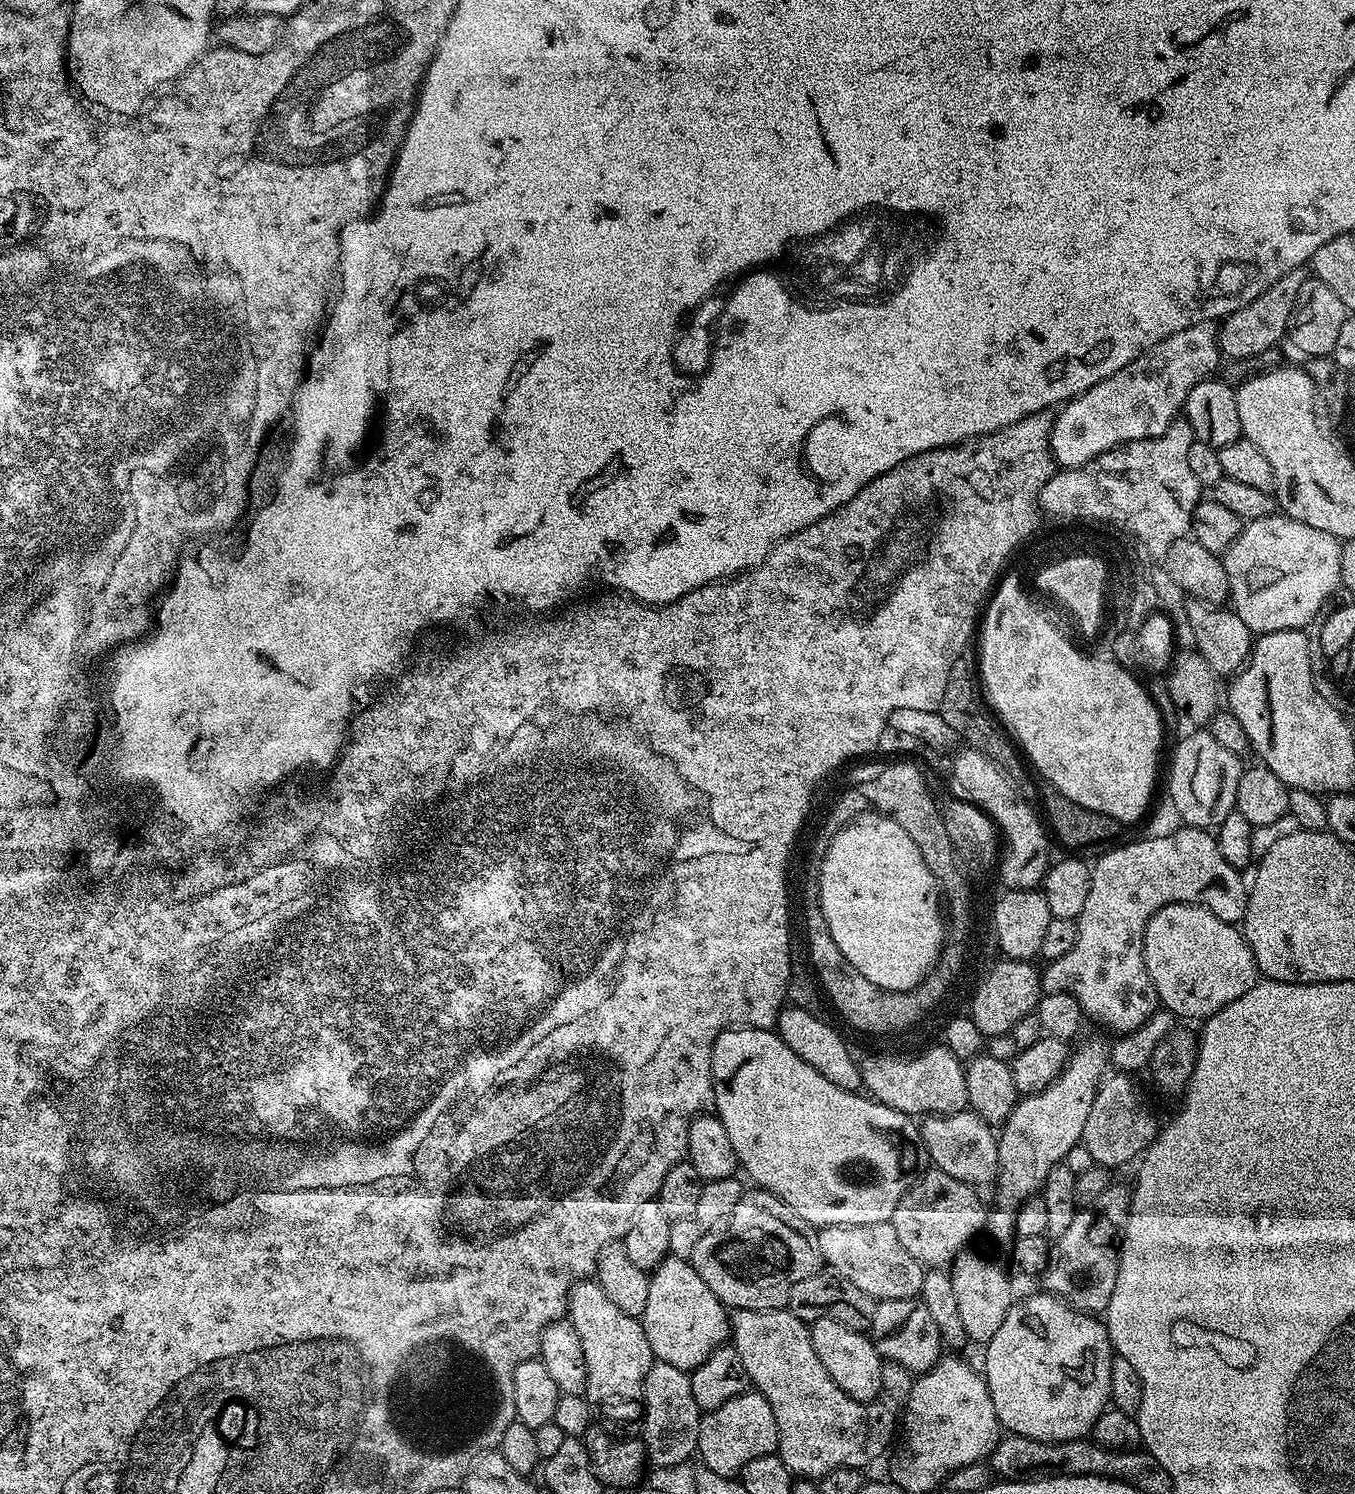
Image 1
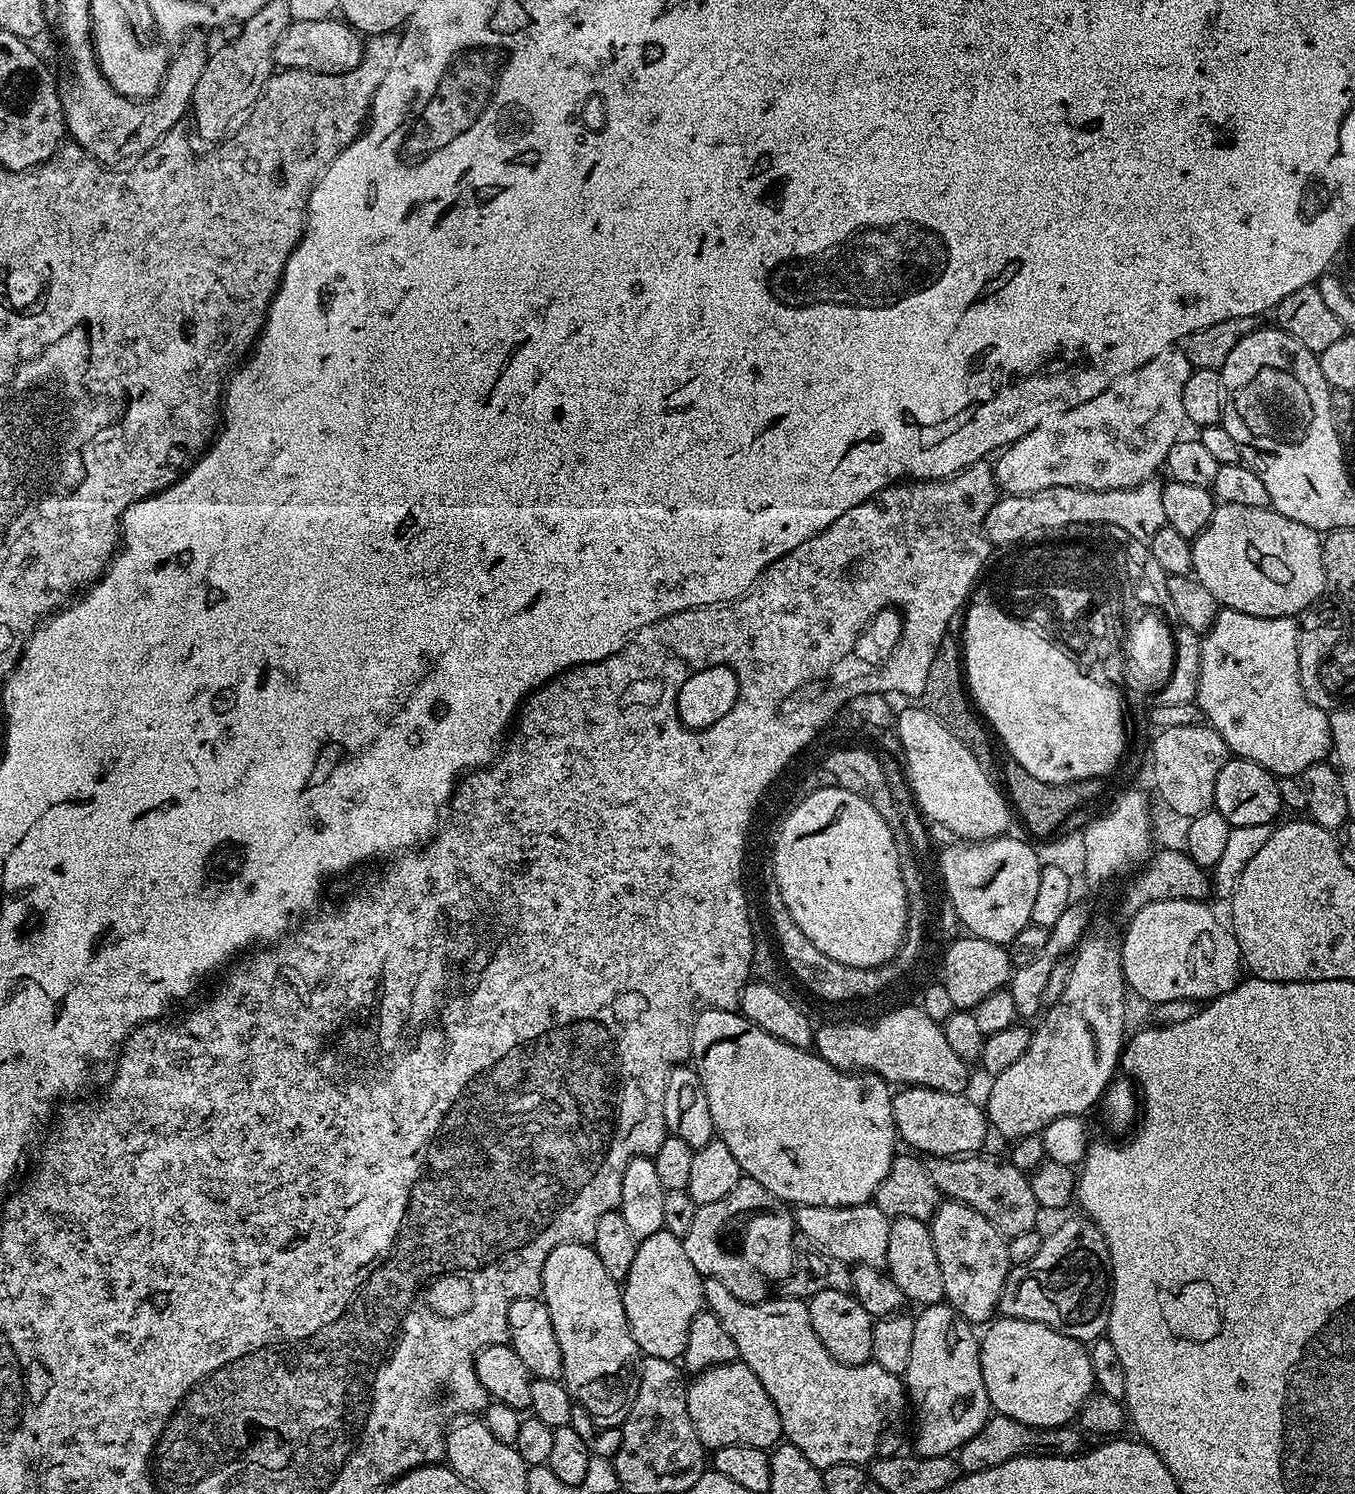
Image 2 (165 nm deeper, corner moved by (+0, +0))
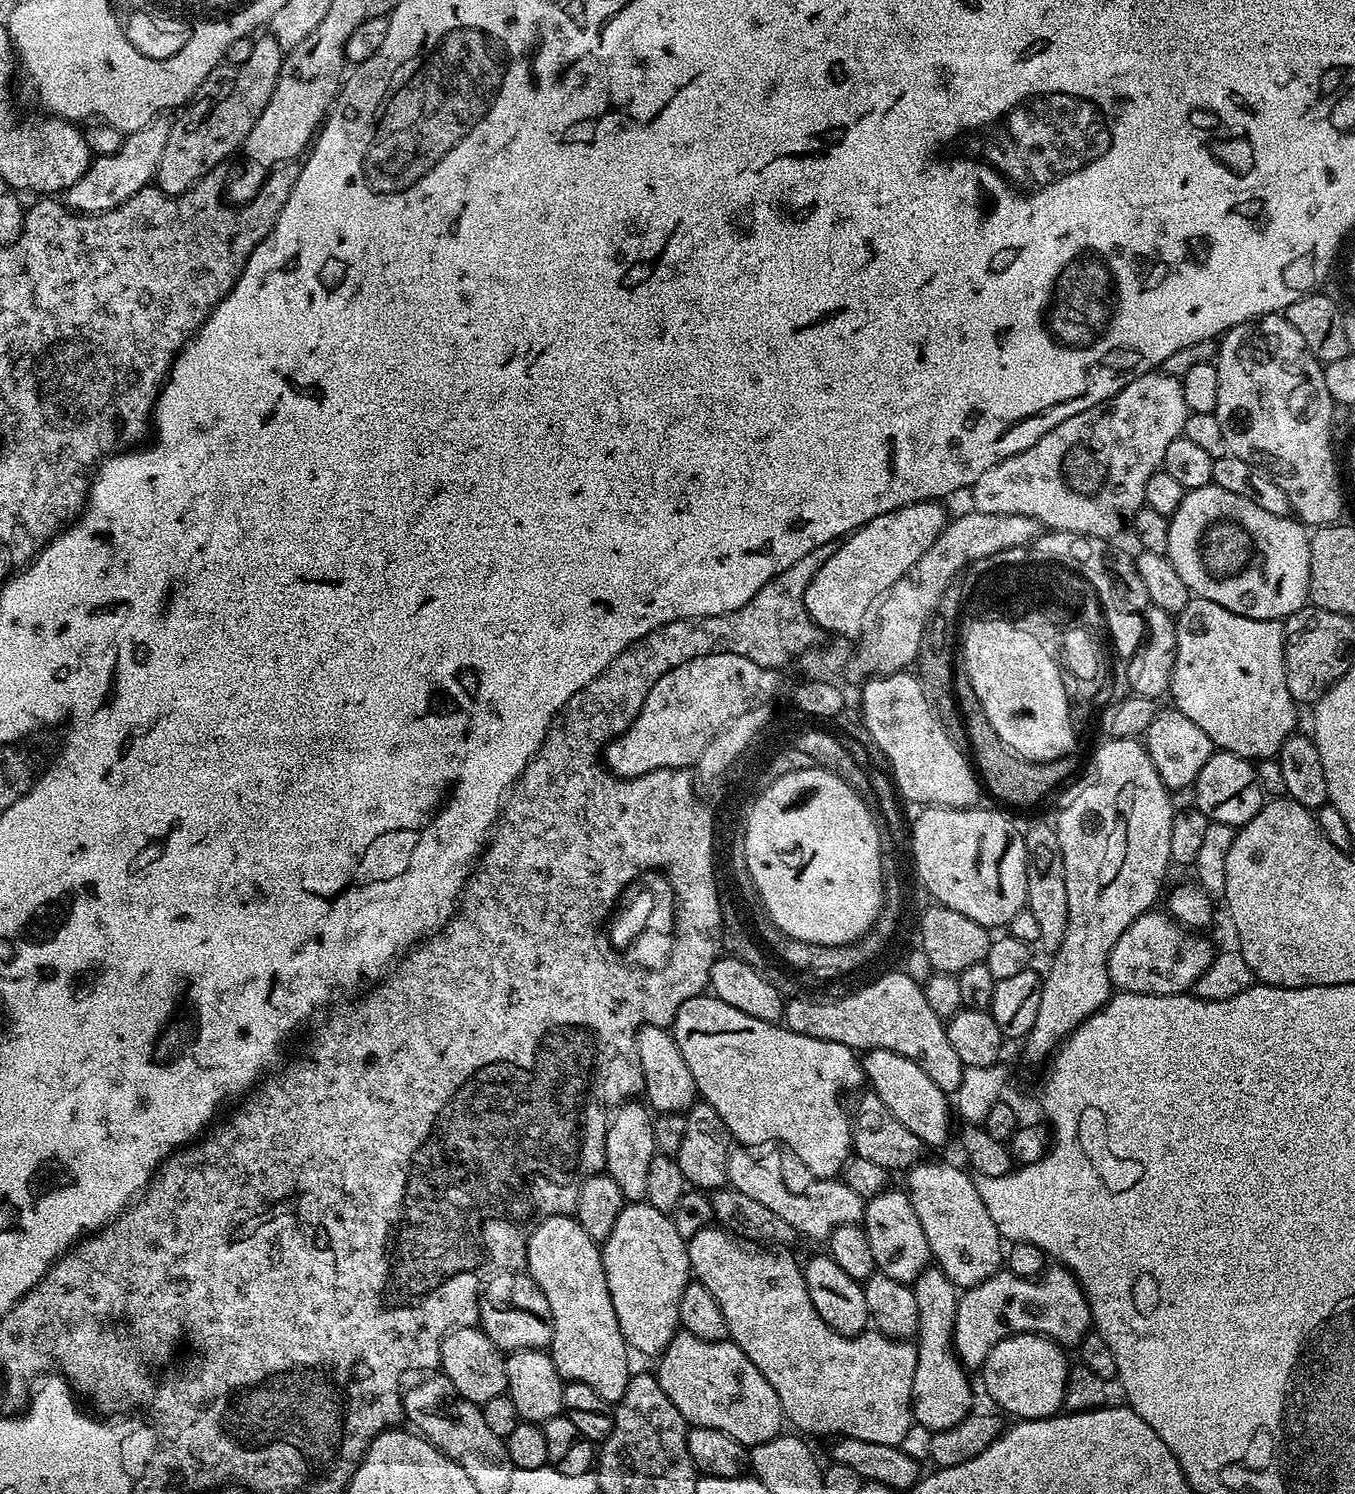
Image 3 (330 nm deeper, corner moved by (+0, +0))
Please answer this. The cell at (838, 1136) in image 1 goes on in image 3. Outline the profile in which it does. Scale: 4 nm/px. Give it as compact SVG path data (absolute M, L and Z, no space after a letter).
M711 994L682 1002L670 1031L678 1050L682 1050L682 1058L686 1058L686 1066L690 1066L699 1099L718 1110L718 1118L722 1118L729 1137L737 1145L768 1146L779 1142L802 1158L811 1176L836 1178L843 1173L844 1165L853 1155L852 1121L846 1108L844 1112L840 1105L840 1095L847 1088L859 1089L859 1084L863 1085L866 1080L861 1061L853 1049L842 1046L842 1042L794 1034L779 1023L750 1018L750 1014L726 1006L726 1002Z

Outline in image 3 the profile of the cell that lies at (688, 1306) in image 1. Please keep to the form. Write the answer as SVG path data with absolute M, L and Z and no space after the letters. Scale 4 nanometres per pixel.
M628 1202L618 1214L614 1230L610 1230L600 1257L604 1263L610 1302L614 1302L614 1314L618 1318L618 1326L629 1349L633 1353L641 1352L644 1356L659 1357L680 1328L678 1302L682 1298L682 1290L690 1282L688 1246L685 1237L678 1234L676 1223L669 1213L654 1210L654 1206L646 1202Z

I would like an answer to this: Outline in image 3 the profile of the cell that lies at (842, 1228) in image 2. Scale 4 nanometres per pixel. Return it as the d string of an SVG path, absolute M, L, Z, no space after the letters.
M736 1146L728 1154L728 1184L746 1198L762 1202L774 1210L778 1218L786 1218L801 1236L827 1241L838 1226L860 1224L864 1218L865 1197L854 1194L840 1178L811 1176L804 1168L802 1158L783 1146Z

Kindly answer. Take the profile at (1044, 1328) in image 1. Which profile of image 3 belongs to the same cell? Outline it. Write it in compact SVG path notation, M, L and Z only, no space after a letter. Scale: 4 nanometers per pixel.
M1021 1332L995 1344L986 1358L982 1375L985 1390L992 1395L994 1403L1000 1404L999 1411L1017 1412L1020 1420L1041 1420L1055 1413L1064 1403L1064 1352L1056 1341L1030 1332Z

